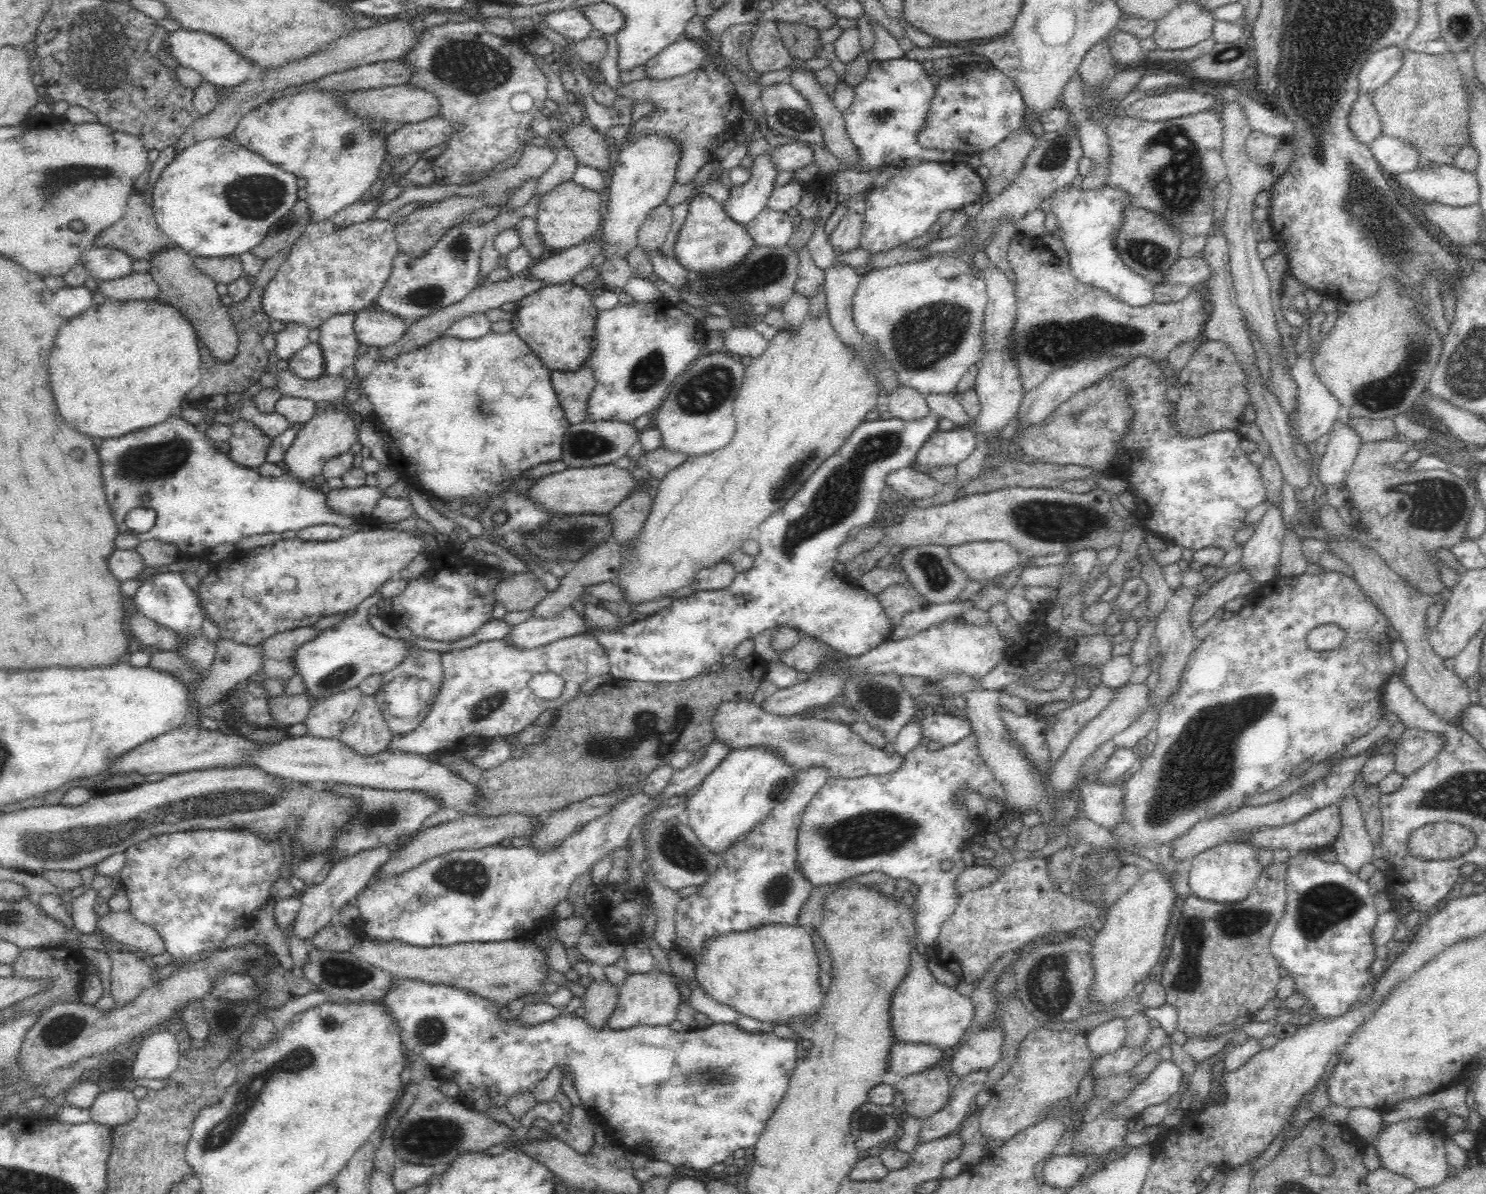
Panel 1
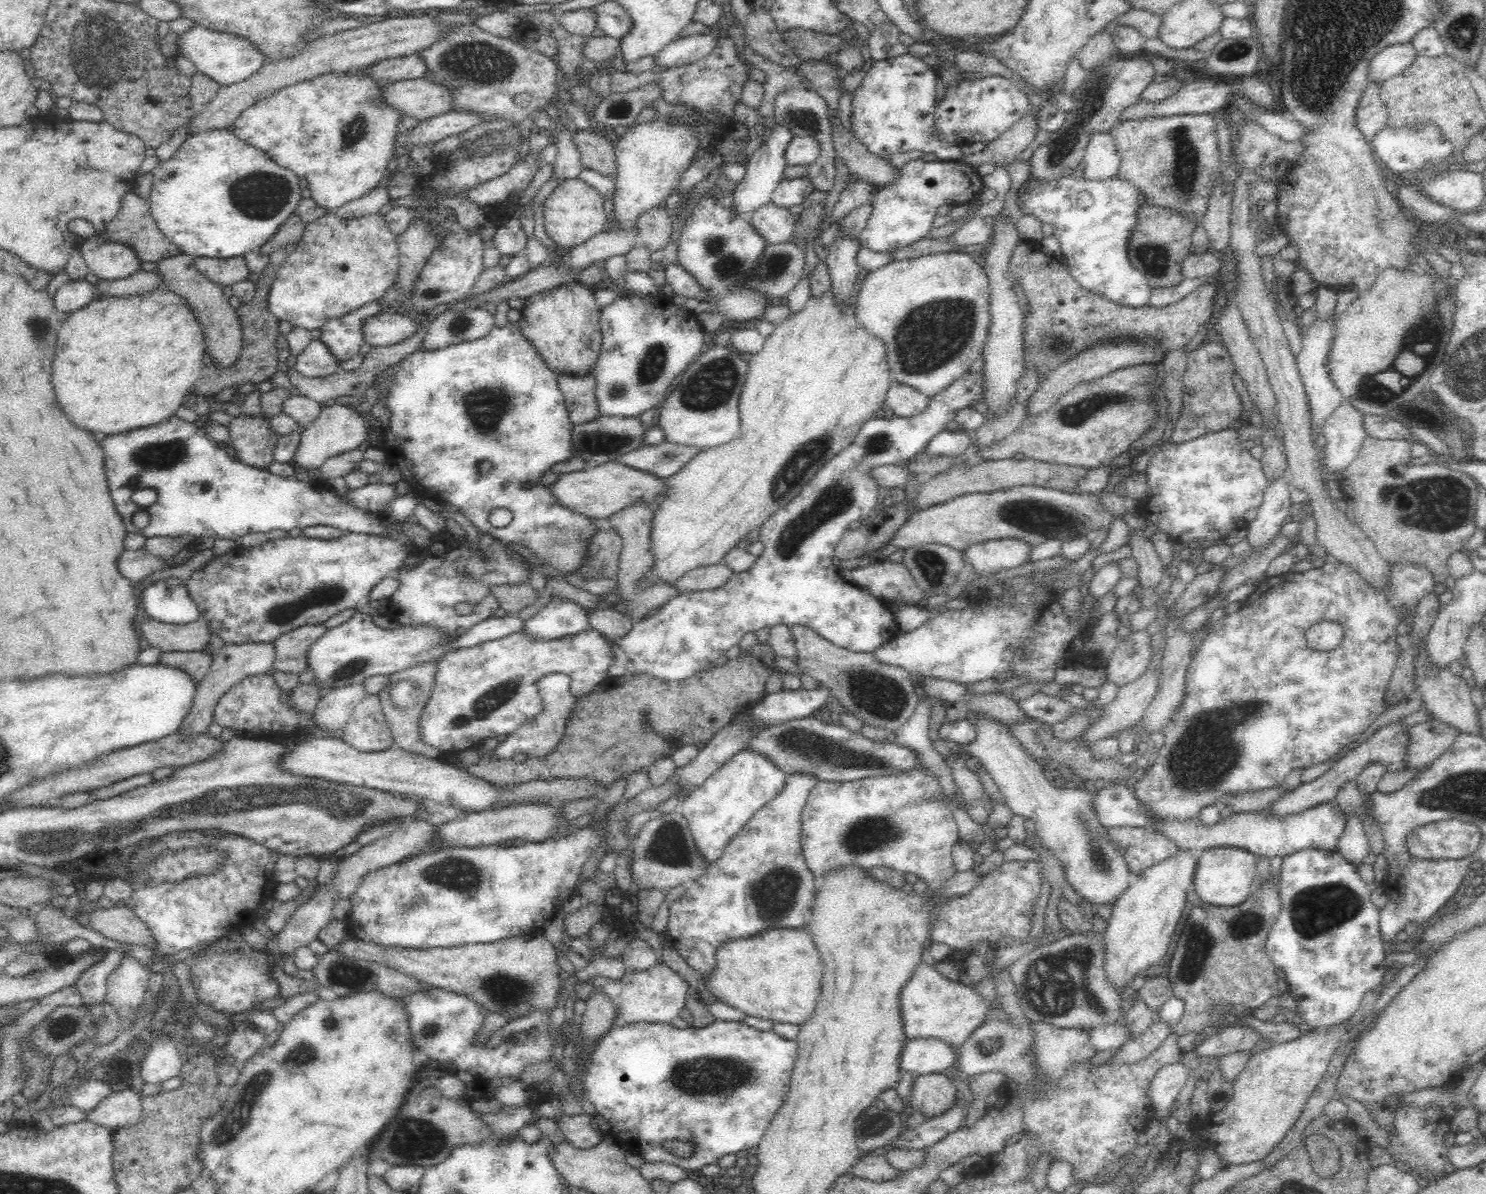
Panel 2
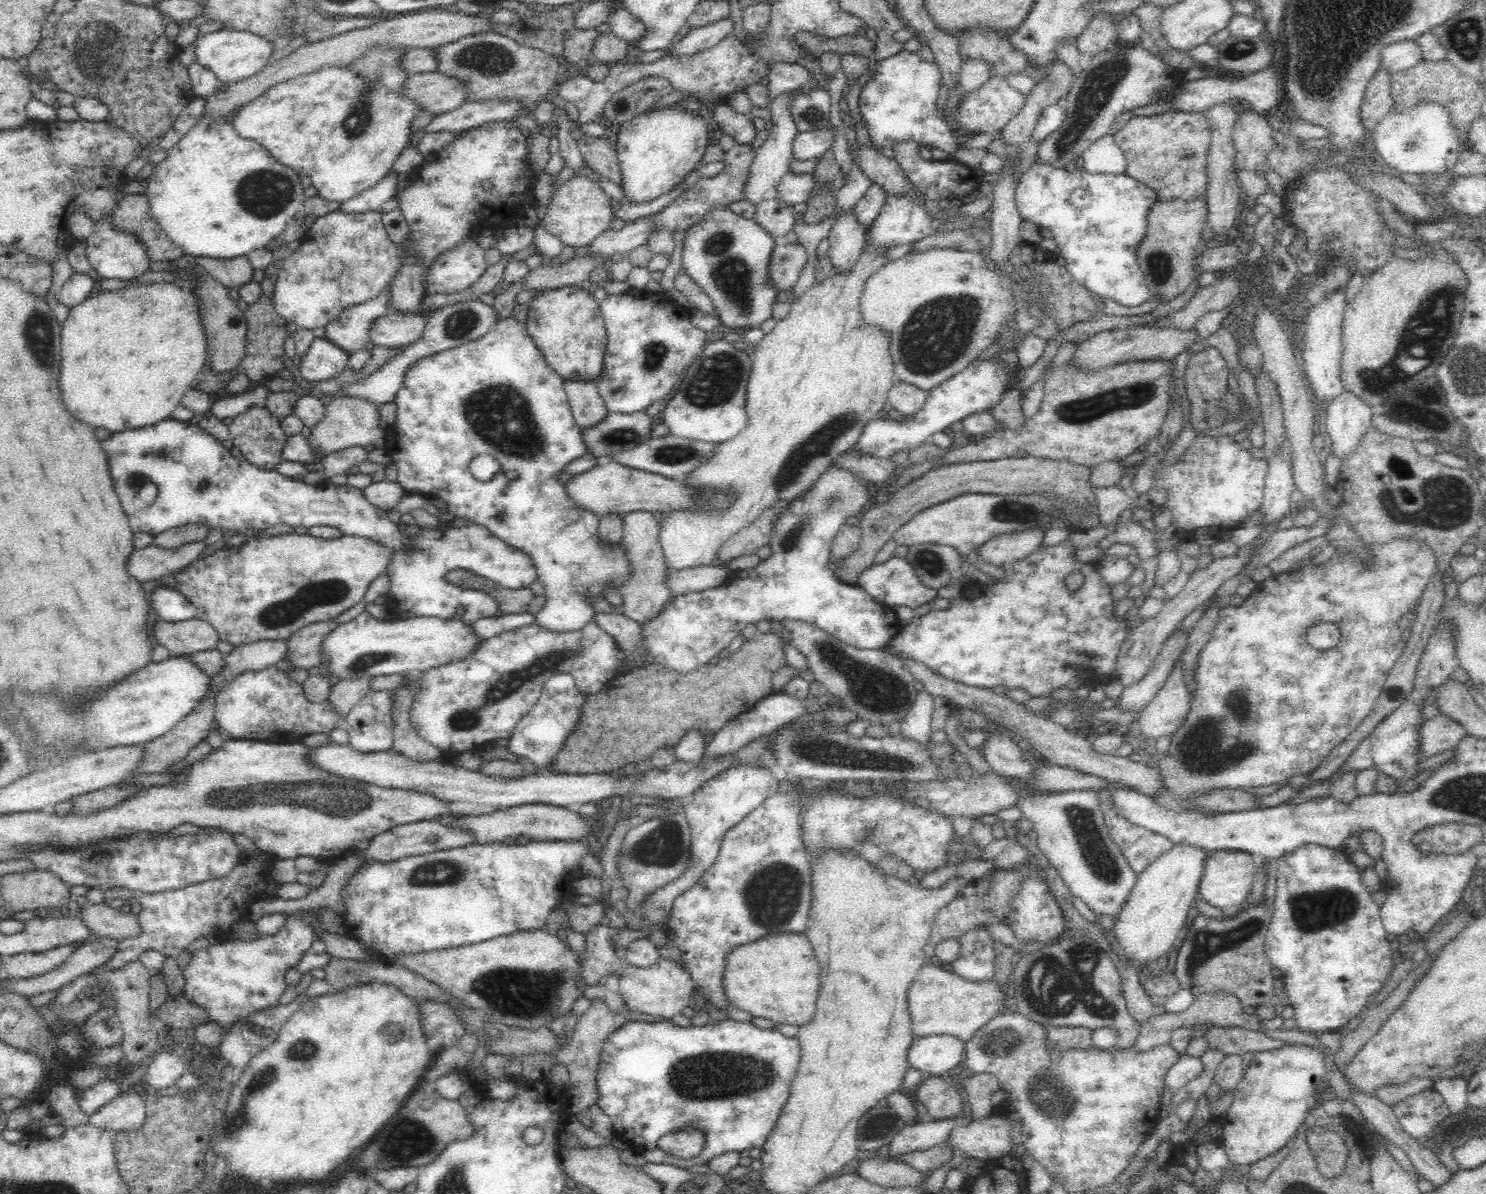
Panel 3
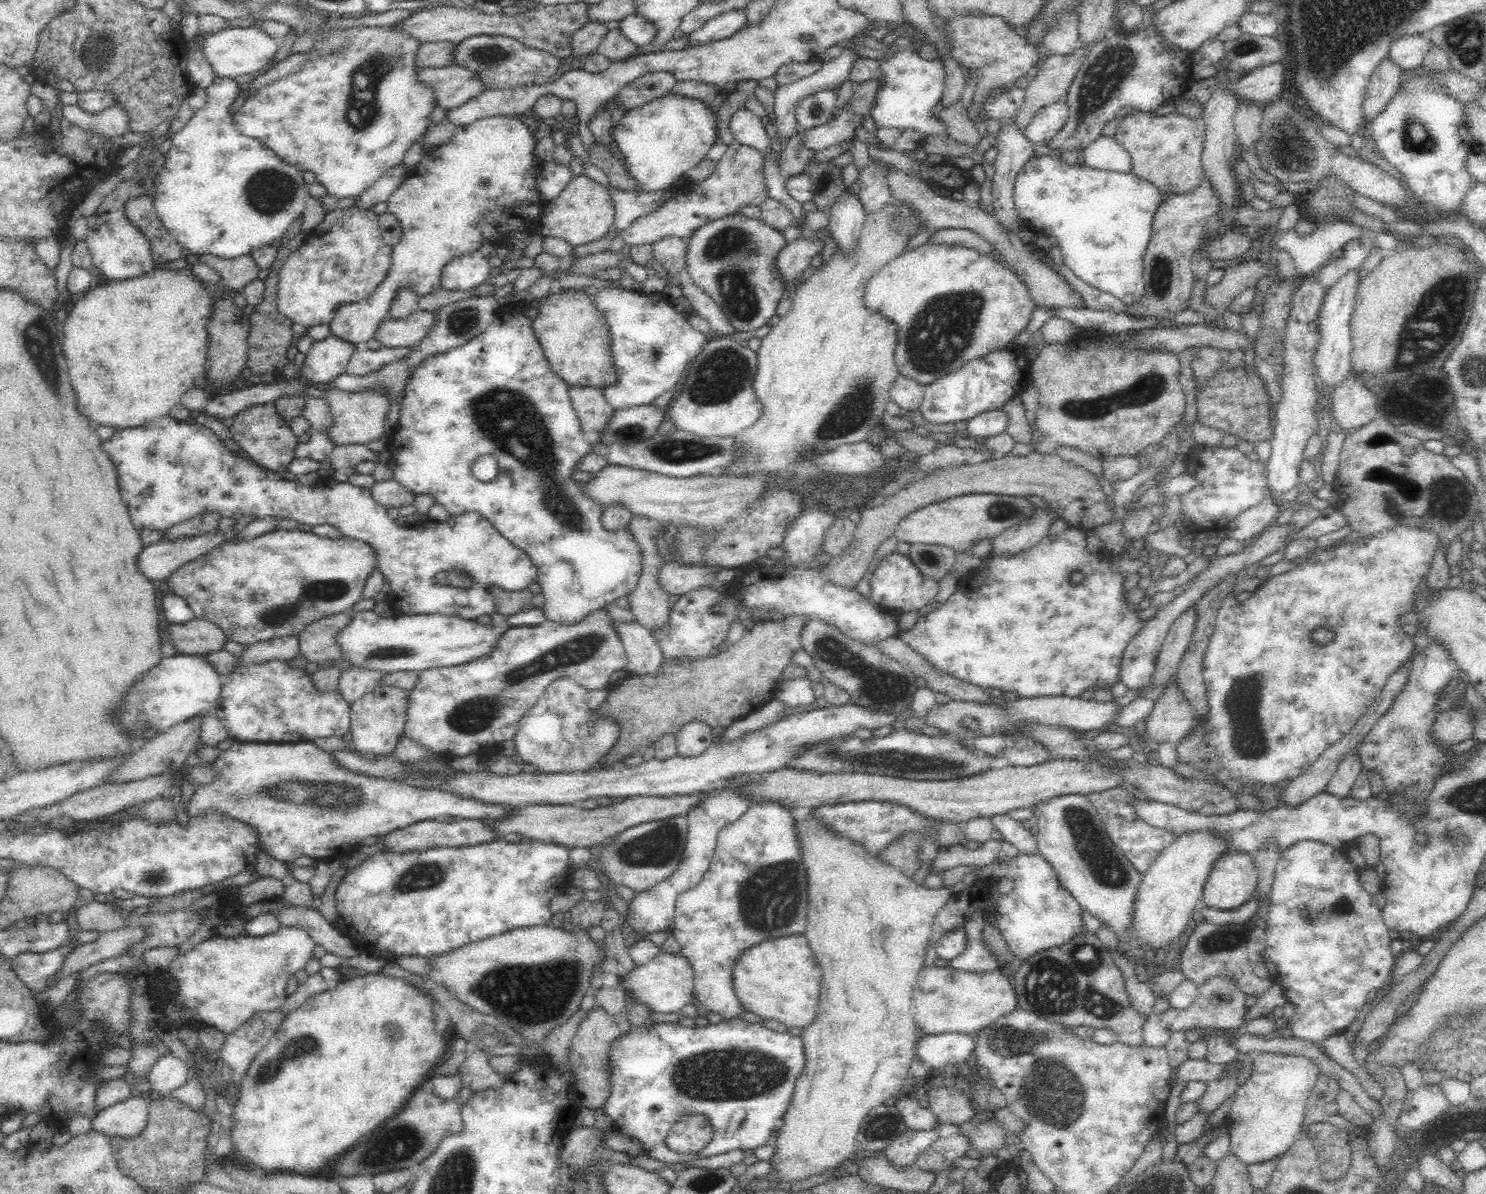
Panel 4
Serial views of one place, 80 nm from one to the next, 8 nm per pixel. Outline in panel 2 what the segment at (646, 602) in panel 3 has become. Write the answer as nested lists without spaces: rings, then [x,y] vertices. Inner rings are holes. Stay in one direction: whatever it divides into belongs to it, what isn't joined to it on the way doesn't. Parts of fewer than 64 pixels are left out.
[[[636,503],[625,506],[621,511],[615,512],[612,516],[603,520],[603,524],[617,530],[622,539],[623,547],[616,579],[619,592],[625,601],[619,605],[619,608],[623,609],[624,613],[628,614],[634,621],[652,614],[661,605],[666,604],[671,598],[678,596],[680,593],[676,587],[667,584],[663,580],[645,584],[645,574],[651,569],[654,562],[650,542],[653,511],[654,507],[648,503]]]

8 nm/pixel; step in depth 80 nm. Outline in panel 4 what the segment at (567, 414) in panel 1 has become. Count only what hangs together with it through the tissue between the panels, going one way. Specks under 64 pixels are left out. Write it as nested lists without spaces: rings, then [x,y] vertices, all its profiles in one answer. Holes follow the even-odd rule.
[[[572,386],[569,396],[583,431],[598,434],[604,432],[615,411],[605,401],[602,389],[592,386]]]

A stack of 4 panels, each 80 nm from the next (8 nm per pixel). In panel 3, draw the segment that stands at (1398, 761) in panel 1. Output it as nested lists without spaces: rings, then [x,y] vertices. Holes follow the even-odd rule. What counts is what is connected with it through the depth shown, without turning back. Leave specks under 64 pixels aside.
[[[1438,714],[1425,720],[1420,727],[1419,755],[1430,760],[1435,754],[1458,746],[1459,740],[1467,735],[1459,722]]]

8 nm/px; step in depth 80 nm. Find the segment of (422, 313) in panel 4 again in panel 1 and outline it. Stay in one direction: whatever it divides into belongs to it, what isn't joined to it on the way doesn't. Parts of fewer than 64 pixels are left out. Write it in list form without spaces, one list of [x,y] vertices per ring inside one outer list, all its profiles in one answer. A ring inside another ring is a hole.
[[[372,308],[355,313],[354,332],[361,344],[386,347],[403,337],[409,325],[395,314]]]

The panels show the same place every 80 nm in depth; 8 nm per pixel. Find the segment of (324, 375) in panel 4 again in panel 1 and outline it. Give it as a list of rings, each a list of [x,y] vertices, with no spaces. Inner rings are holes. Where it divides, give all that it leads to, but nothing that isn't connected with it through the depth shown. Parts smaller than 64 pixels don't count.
[[[309,343],[297,354],[288,359],[288,369],[294,372],[294,375],[305,380],[313,380],[323,376],[326,370],[326,361],[320,344]]]

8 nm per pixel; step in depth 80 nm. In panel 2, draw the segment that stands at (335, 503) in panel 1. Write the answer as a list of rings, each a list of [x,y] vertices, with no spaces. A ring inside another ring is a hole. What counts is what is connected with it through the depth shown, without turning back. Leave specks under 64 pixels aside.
[[[381,483],[350,489],[344,495],[344,501],[372,512],[382,512],[383,508],[387,507],[396,498],[394,486]]]

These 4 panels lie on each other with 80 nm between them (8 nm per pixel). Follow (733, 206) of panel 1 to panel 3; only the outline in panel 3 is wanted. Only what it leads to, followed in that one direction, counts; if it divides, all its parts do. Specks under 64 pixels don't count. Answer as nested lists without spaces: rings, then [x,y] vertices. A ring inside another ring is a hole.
[[[808,80],[796,90],[788,90],[778,94],[771,101],[769,109],[771,110],[771,120],[769,123],[769,135],[766,141],[759,149],[756,149],[756,155],[749,168],[749,175],[743,188],[743,200],[750,204],[758,204],[762,200],[770,197],[772,188],[781,181],[781,178],[789,172],[789,164],[793,160],[792,146],[793,140],[799,133],[794,120],[789,114],[789,102],[796,93],[807,93],[819,88],[819,80]]]

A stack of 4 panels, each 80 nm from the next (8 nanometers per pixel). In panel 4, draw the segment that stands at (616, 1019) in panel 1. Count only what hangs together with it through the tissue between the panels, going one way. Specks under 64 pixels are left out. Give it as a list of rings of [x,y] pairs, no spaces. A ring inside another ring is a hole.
[[[660,952],[651,962],[644,965],[637,965],[632,972],[629,972],[625,977],[623,977],[623,982],[621,982],[622,989],[625,992],[629,992],[633,998],[637,998],[639,1002],[643,1002],[649,1006],[650,1010],[655,1010],[656,1012],[662,1012],[662,1014],[668,1014],[668,1012],[679,1012],[686,1006],[686,1004],[691,1004],[694,992],[694,972],[690,963],[686,961],[684,955],[681,952],[676,955],[676,953],[662,953]]]

